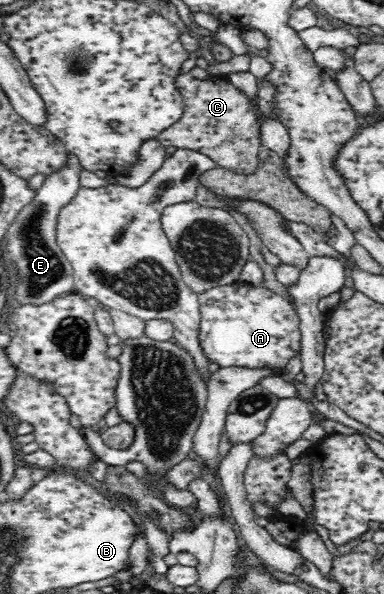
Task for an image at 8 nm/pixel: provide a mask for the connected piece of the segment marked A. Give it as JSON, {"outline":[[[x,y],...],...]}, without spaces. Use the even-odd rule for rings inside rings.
{"outline":[[[239,282],[208,289],[199,294],[200,333],[198,341],[205,356],[219,367],[270,369],[279,374],[300,353],[300,320],[293,303],[261,286]]]}

